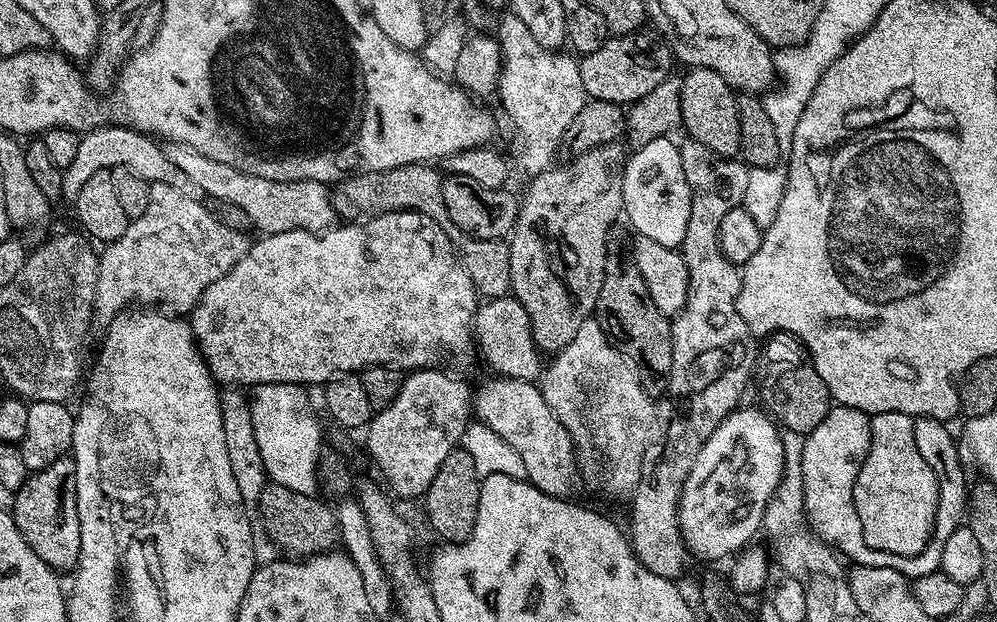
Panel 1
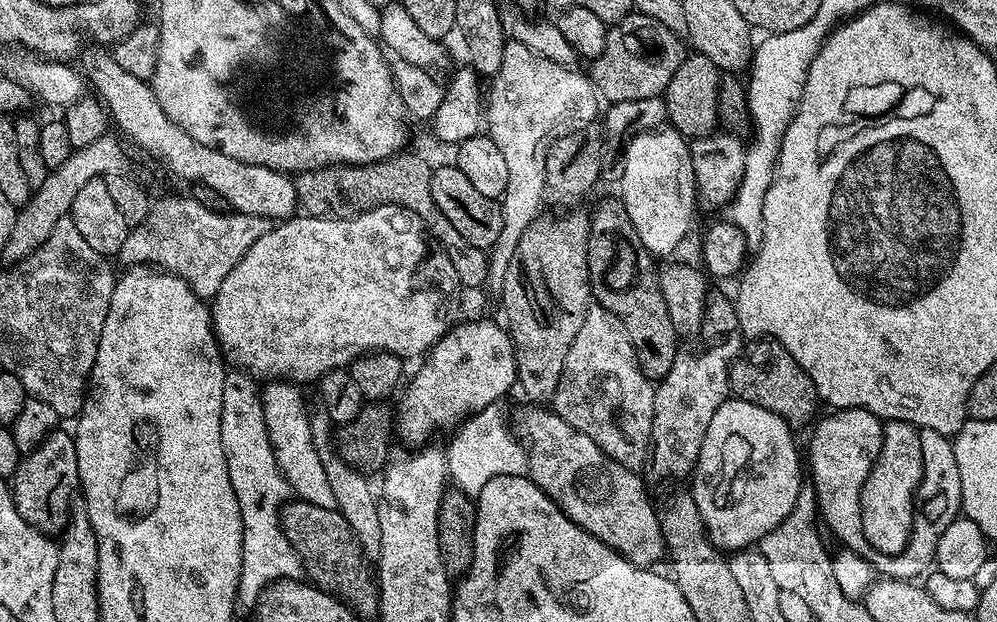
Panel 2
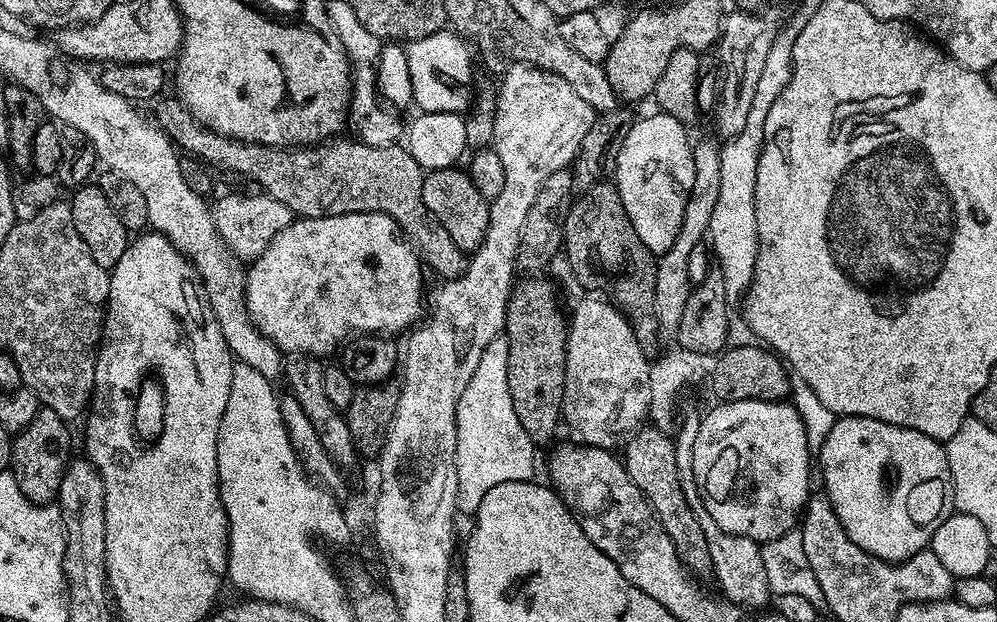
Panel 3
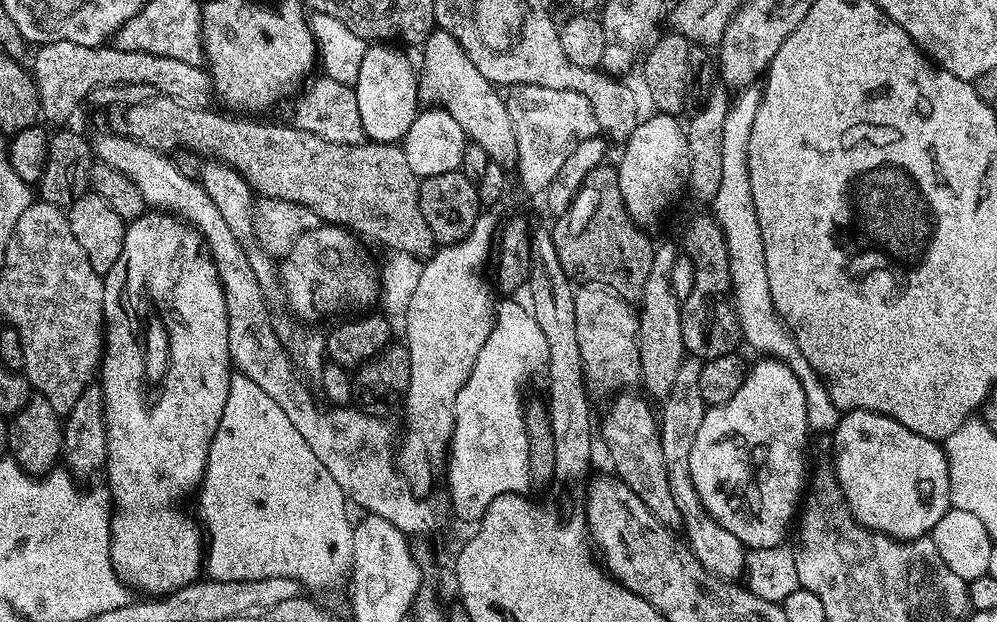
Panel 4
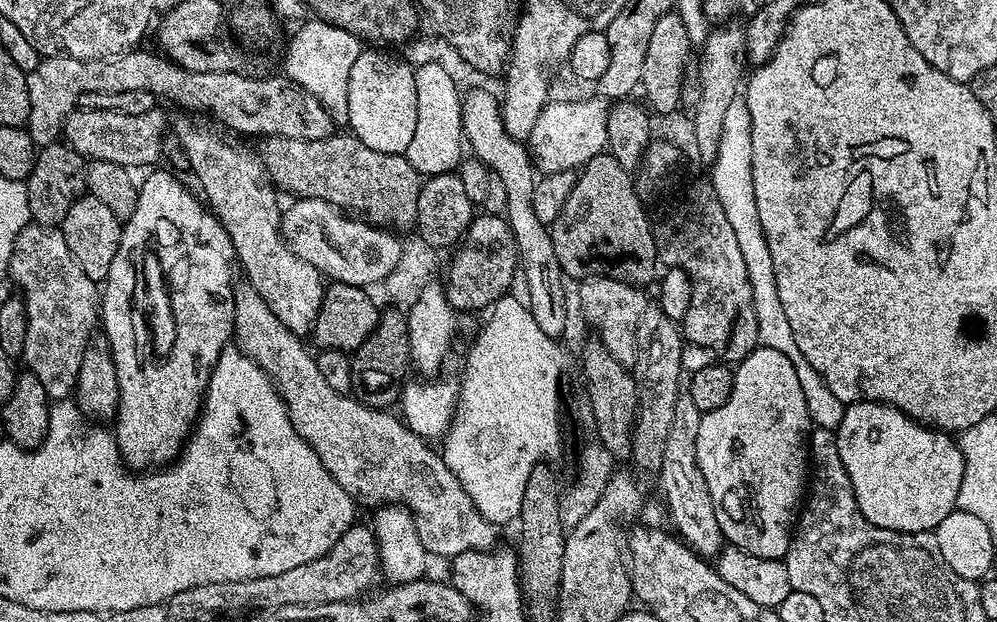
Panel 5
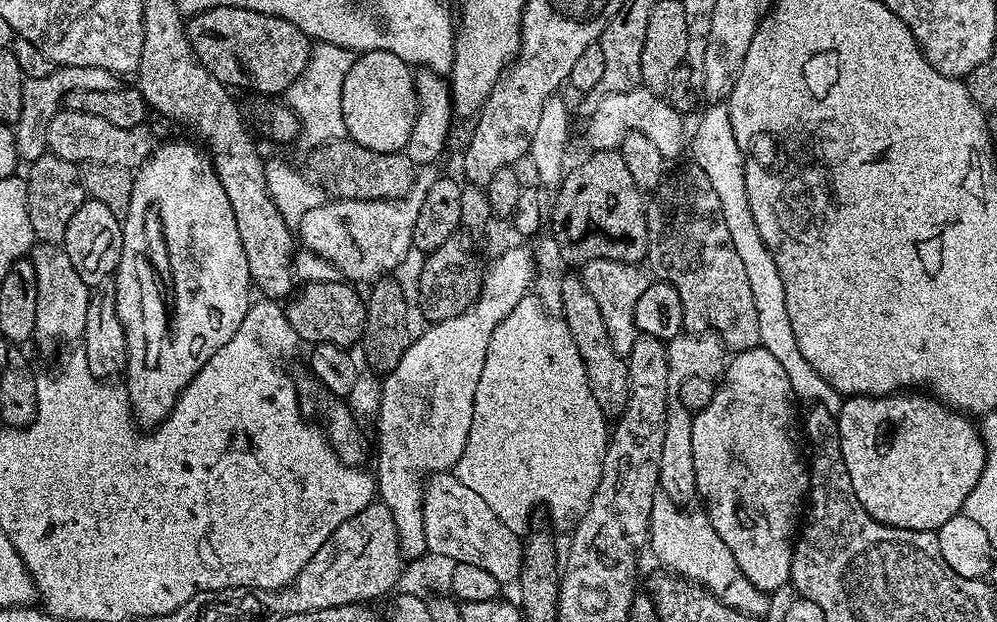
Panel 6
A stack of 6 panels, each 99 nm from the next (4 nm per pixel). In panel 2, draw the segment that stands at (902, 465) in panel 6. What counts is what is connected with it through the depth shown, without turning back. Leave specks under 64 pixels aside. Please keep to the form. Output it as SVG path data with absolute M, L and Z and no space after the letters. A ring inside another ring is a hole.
M842 408L829 411L827 414L829 416L813 430L812 441L808 444L808 452L806 448L806 464L807 467L808 464L812 467L810 483L816 492L816 506L819 519L828 523L829 530L844 543L841 545L847 551L857 552L859 556L866 558L871 562L877 573L897 580L912 580L913 578L923 577L933 563L936 555L936 543L938 538L942 538L942 530L946 530L946 526L950 526L950 522L954 522L962 512L960 507L962 502L962 482L958 479L958 461L954 458L952 440L947 436L938 434L938 430L919 429L924 449L924 474L922 481L923 492L925 491L924 521L921 519L913 525L912 535L908 539L908 544L901 553L891 556L890 554L876 552L873 546L868 544L866 535L863 533L862 510L860 509L860 495L862 494L863 484L866 482L867 475L871 472L872 464L878 458L883 442L884 425L880 417L875 416L874 413L865 408Z

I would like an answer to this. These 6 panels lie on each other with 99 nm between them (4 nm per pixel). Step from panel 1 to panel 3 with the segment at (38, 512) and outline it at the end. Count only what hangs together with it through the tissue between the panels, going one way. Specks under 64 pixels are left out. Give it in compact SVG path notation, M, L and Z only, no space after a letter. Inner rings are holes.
M41 407L34 422L30 422L26 430L15 433L10 471L16 477L22 494L26 494L26 498L30 498L36 504L53 503L62 486L62 476L66 474L68 461L73 455L72 436L68 433L68 428L69 421L54 414L54 410Z

